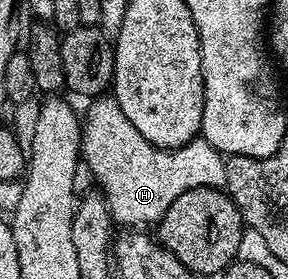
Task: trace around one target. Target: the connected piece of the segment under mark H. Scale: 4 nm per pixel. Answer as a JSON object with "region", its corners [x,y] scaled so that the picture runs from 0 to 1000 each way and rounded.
{"region":[[[375,337],[323,355],[306,419],[285,430],[285,573],[337,645],[392,792],[431,810],[514,810],[590,753],[604,710],[677,674],[774,677],[785,652],[781,563],[729,509],[684,495],[625,530],[542,530],[424,409],[424,380]]]}

